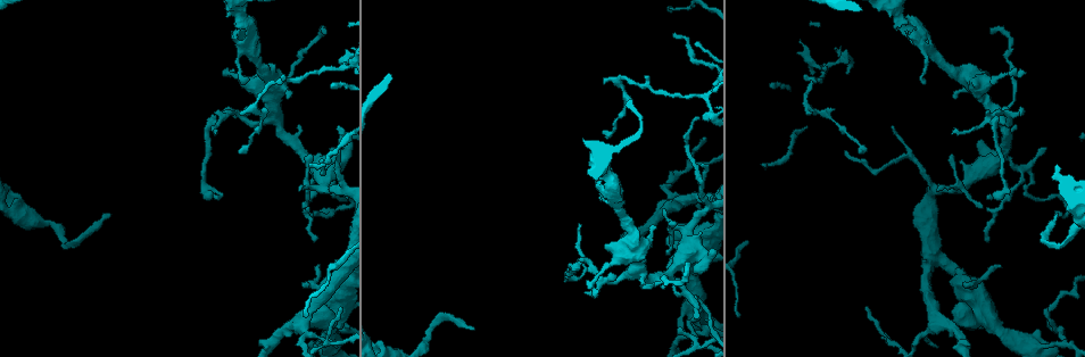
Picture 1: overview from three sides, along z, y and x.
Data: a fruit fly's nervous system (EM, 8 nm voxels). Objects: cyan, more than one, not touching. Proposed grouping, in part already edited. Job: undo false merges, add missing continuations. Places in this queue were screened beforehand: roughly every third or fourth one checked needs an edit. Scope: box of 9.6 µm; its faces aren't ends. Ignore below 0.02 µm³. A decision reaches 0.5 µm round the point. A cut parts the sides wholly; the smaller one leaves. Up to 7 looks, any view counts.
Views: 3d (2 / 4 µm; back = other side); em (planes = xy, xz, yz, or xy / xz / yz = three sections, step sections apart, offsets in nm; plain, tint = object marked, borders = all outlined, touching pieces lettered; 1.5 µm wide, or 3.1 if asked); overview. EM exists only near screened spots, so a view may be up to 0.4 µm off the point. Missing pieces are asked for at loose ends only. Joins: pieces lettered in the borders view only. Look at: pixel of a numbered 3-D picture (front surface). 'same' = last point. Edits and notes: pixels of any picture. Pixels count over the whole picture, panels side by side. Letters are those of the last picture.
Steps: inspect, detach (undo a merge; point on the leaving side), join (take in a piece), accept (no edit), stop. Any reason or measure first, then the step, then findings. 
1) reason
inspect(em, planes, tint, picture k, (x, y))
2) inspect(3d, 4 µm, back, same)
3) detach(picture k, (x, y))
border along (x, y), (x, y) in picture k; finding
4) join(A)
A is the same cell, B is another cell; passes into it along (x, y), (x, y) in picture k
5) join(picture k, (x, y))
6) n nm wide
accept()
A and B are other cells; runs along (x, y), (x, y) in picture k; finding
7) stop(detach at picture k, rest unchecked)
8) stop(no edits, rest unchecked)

branch stops here
inspect(em, xy, step 8, tint, picture 1, (862, 151))

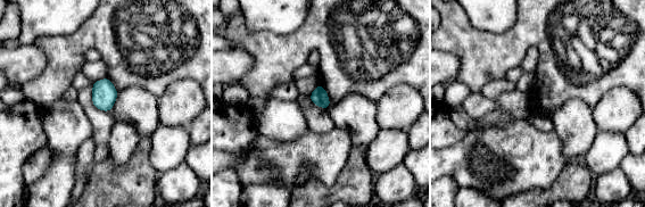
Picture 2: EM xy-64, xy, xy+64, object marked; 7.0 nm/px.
cut it another way
inspect(em, planes, borders, same)

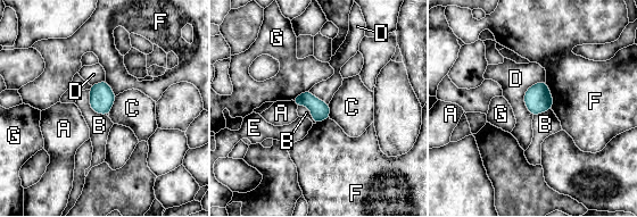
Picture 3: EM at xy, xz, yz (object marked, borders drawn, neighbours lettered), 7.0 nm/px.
140 nm wide
accept()
A, B, C, D, E, F and G are other cells; none of them fits

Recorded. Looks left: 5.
abrupt turn
inspect(em, planes, plain, picture 1, (580, 265))

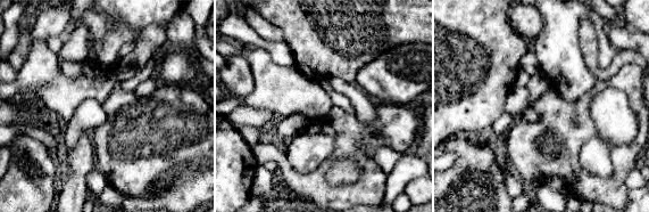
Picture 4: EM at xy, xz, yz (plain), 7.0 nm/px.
inspect(em, planes, borders, same)

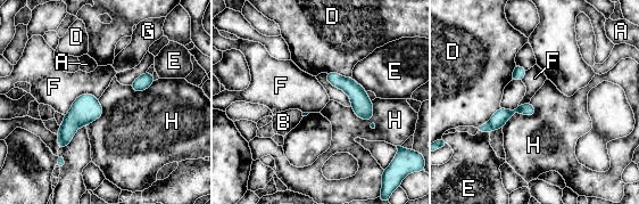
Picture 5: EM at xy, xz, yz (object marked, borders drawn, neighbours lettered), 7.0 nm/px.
90 nm wide; H touches over 280 nm
accept()
A, B, D, E, F, G and H are other cells; continuous, no second neuron

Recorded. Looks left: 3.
end of a long branch
inspect(em, planes, borders, picture 1, (108, 213))

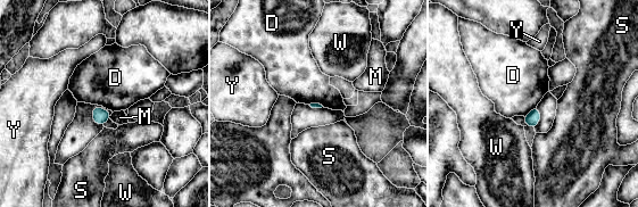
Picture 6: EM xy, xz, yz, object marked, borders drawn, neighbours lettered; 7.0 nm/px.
accept()
D, M, S, W and Y are other cells; border along (536, 106), (524, 117) in picture 6; none of them fits

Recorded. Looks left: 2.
stop(no edits, rest unchecked)

